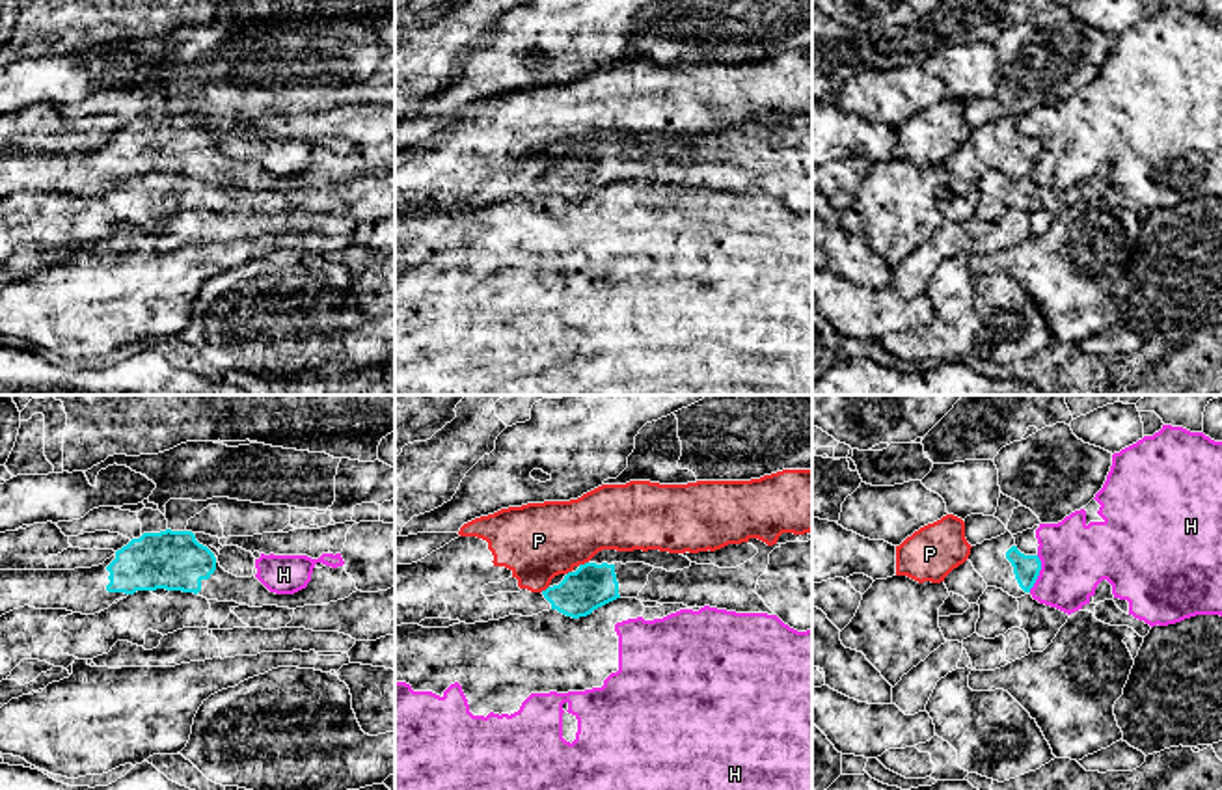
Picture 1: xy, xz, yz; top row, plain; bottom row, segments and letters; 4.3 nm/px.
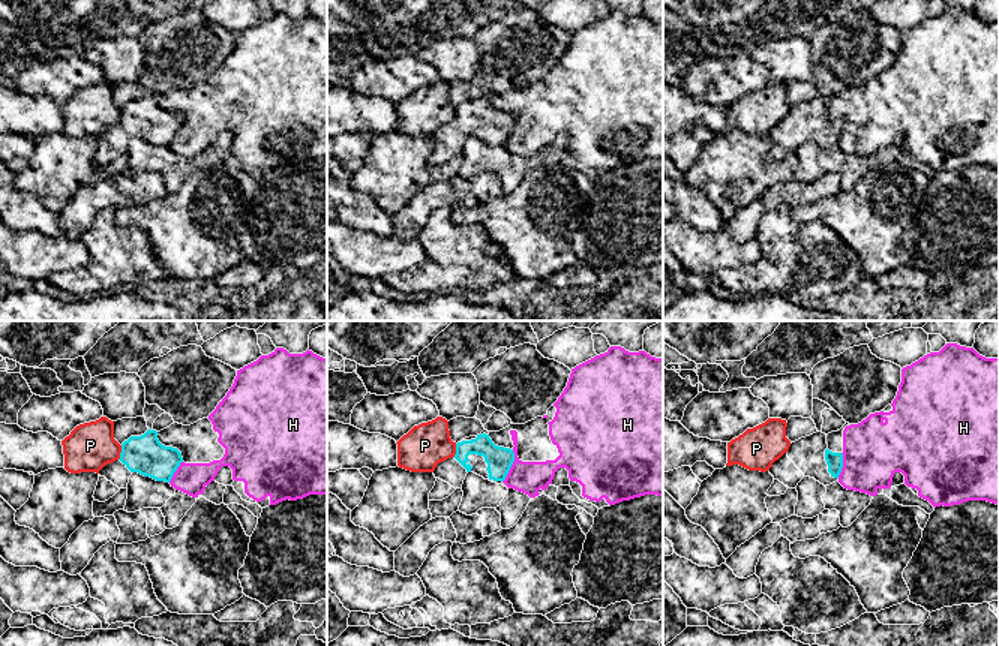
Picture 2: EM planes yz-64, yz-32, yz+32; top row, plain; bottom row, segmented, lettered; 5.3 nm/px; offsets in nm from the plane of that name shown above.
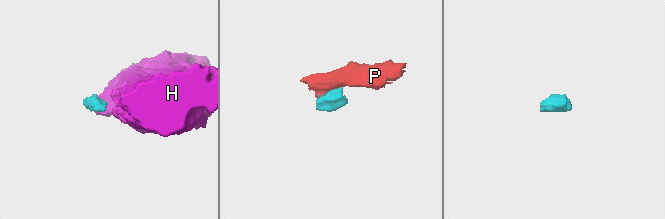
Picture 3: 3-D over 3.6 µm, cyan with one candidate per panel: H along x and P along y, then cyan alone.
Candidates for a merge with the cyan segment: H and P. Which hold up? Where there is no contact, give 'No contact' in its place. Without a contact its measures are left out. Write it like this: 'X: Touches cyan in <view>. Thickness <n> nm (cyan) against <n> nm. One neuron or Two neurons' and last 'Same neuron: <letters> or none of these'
H: Touches cyan in yz. Thickness 110 nm (cyan) against 300 nm. Two neurons
P: Touches cyan in xz. Thickness 190 nm (cyan) against 340 nm. Two neurons
Same neuron: none of these

